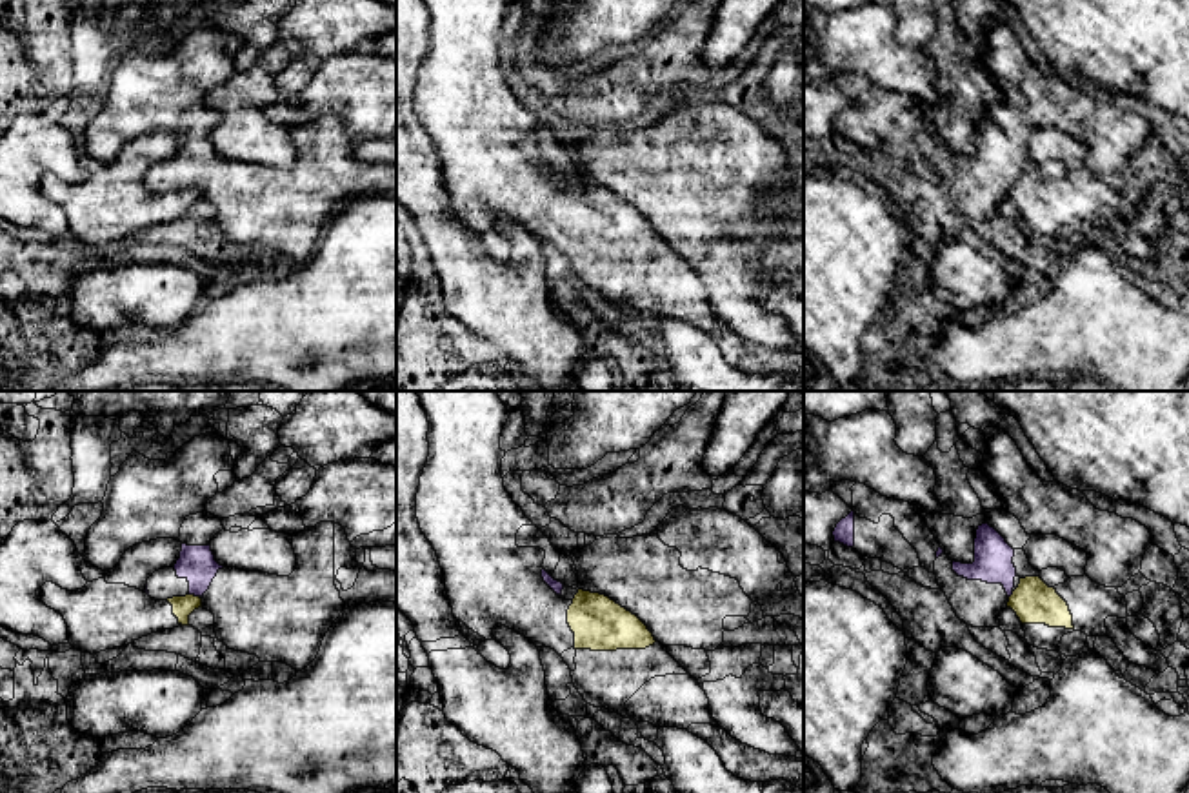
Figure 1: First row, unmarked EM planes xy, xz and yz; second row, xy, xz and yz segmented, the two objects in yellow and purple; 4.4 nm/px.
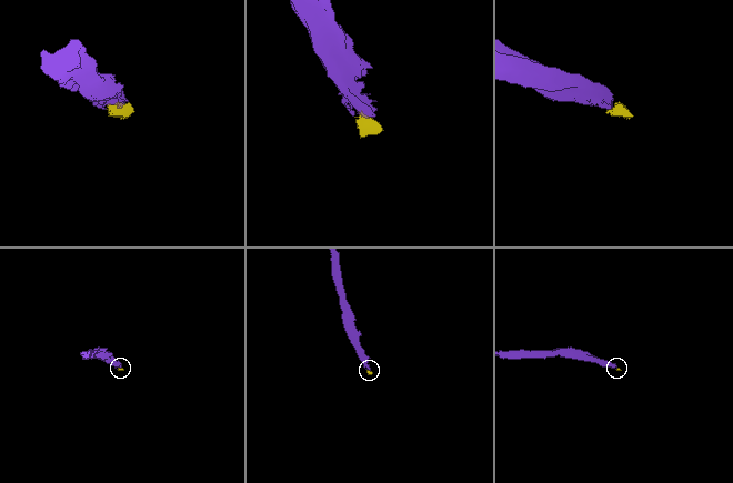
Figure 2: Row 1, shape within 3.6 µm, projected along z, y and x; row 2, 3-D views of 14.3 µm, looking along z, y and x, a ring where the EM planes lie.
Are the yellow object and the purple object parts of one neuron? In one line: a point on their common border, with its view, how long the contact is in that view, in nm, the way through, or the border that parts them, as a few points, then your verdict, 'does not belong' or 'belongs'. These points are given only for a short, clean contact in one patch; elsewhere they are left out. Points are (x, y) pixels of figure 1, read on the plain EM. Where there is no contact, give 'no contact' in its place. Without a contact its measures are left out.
contact xy (193, 188); length 50 nm; border xy (189, 186), (199, 190); does not belong

